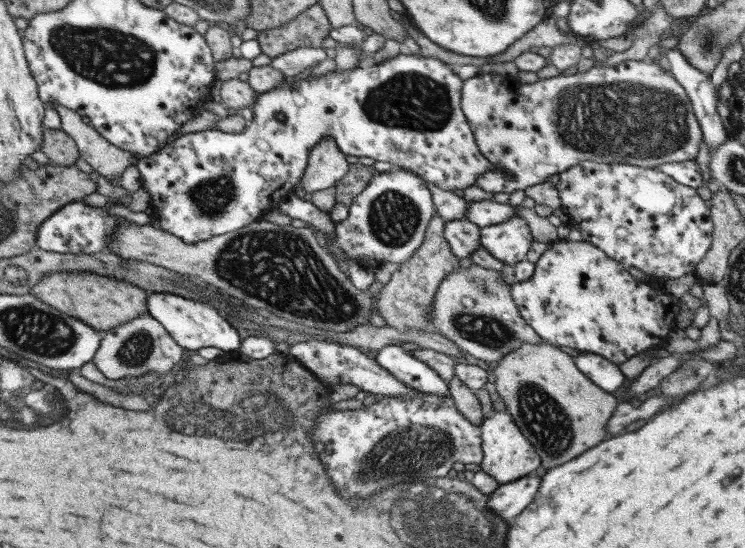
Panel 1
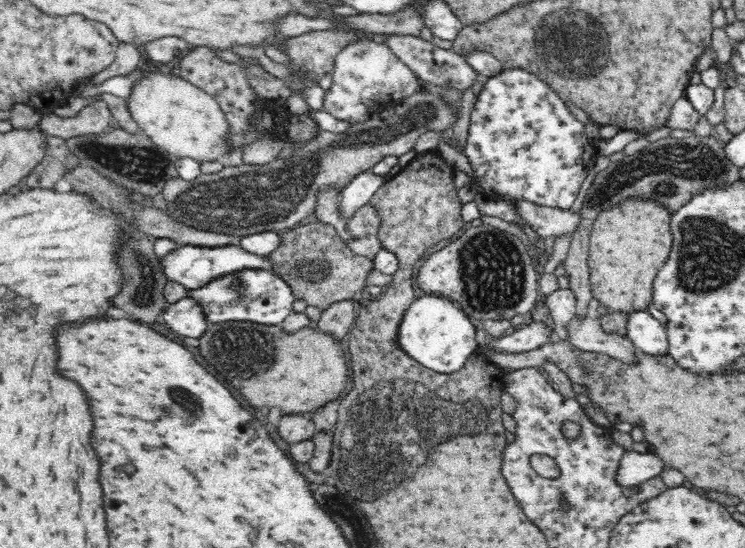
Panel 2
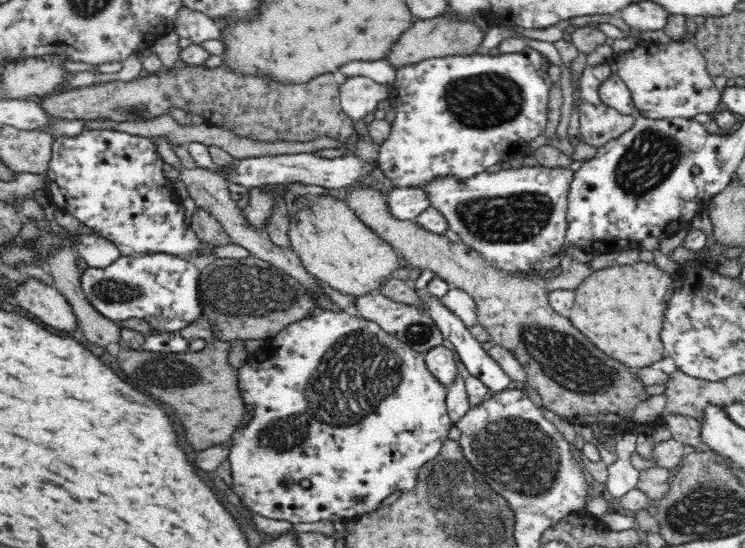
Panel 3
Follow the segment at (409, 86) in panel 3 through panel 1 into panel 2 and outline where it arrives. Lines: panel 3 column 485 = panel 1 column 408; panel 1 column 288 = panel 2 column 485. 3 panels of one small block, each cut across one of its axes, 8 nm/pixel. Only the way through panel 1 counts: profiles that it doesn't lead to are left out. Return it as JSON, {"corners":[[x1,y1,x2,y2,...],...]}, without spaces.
{"corners":[[504,68,500,74,490,77,477,98,463,150,475,176,469,182,474,193,510,203,524,199,538,205,568,210,578,198,586,176,599,164,593,142,586,136,584,123,576,118,549,84,522,68]]}

